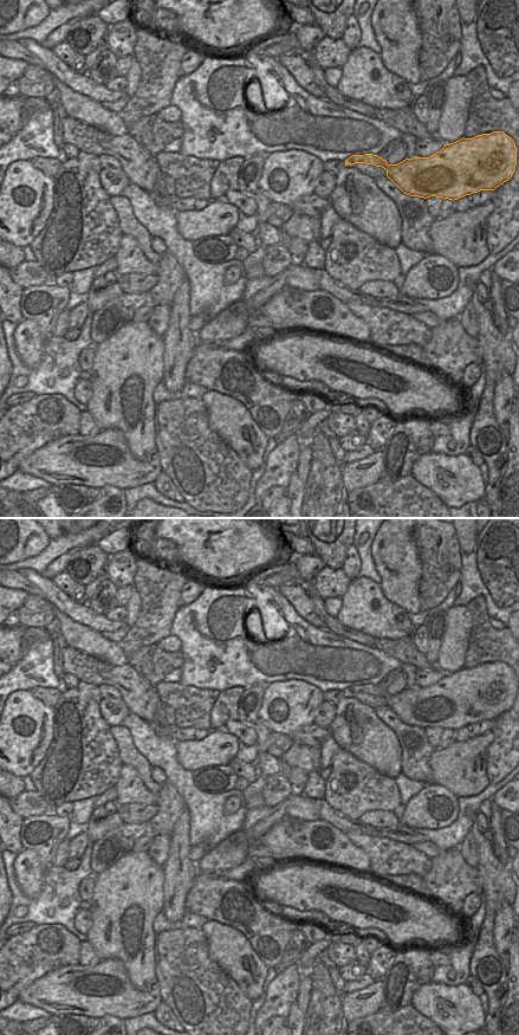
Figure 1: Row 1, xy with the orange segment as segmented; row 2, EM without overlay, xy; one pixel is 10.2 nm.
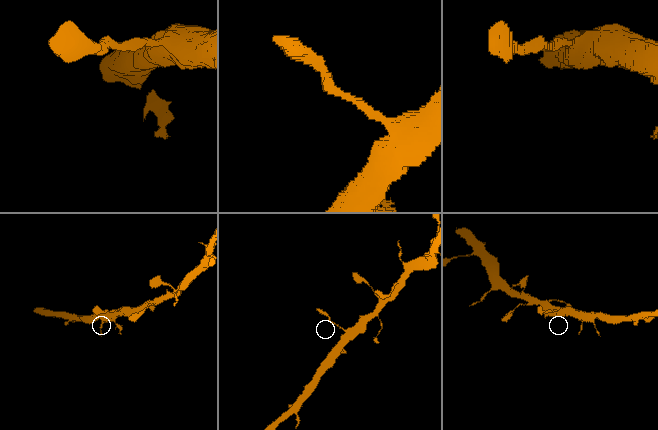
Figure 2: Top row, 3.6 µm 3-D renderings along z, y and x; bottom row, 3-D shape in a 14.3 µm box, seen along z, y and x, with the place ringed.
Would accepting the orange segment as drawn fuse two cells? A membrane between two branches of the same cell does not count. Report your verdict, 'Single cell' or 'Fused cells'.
Single cell.

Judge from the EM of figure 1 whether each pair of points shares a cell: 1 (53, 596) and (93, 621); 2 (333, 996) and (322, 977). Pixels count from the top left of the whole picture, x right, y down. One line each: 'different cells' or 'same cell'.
1: same cell
2: different cells

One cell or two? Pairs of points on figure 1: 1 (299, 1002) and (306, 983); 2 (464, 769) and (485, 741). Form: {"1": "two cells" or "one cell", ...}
{"1": "one cell", "2": "one cell"}

